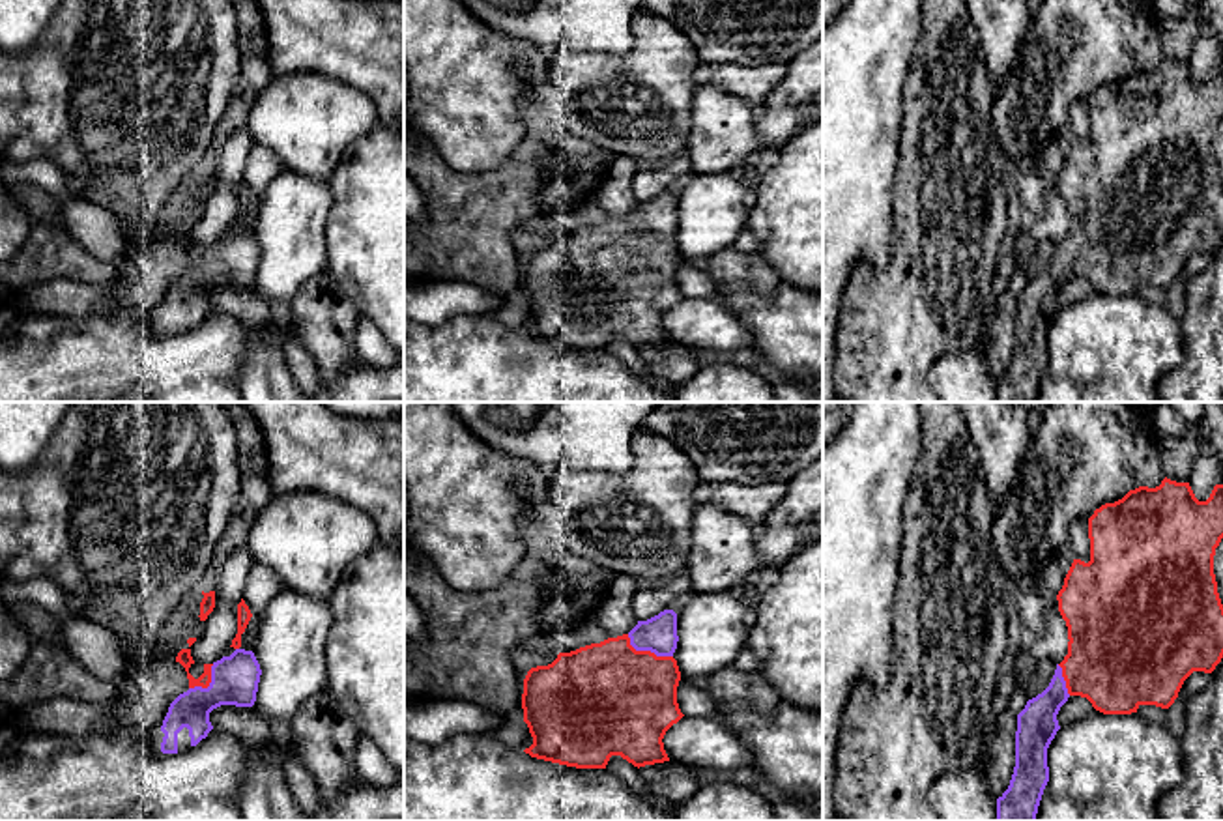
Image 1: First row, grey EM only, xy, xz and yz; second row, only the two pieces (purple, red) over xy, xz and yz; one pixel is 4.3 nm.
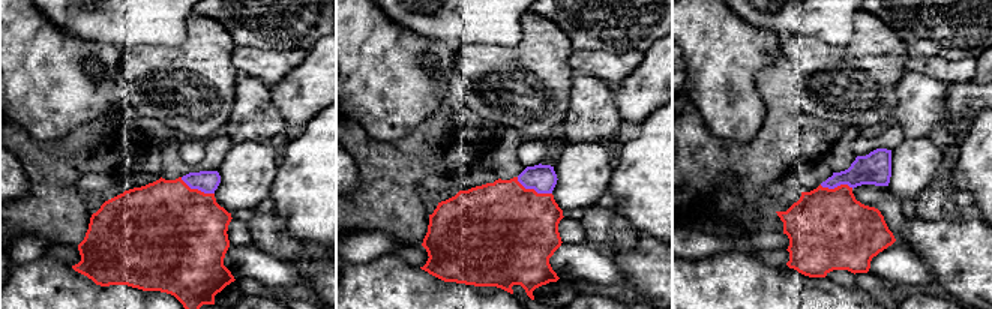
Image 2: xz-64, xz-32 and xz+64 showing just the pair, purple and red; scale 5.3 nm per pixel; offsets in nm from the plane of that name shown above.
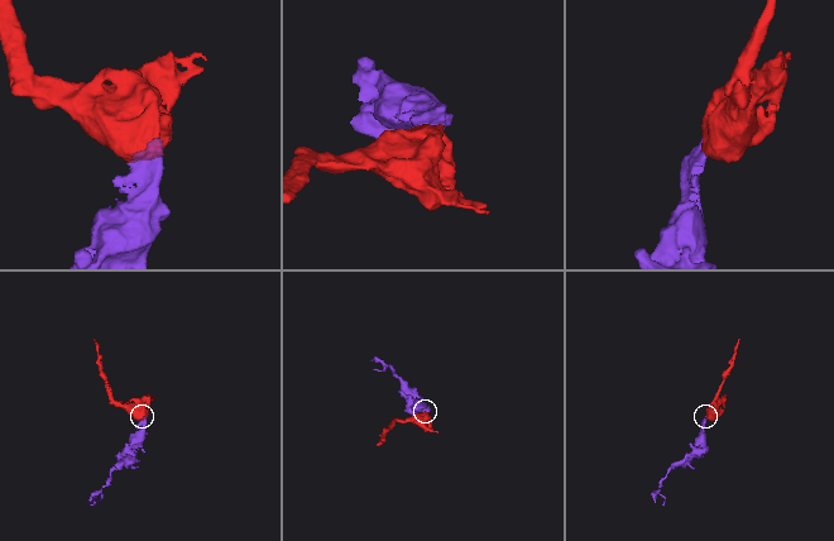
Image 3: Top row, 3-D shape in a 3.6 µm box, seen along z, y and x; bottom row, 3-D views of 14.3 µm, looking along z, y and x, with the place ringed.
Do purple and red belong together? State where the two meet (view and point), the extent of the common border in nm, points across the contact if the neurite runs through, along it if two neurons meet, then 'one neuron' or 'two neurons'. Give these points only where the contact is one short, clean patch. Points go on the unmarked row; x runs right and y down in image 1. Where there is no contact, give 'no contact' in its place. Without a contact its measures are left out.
xz (647, 230) | 220 nm | across xz (659, 216), (647, 230), (633, 268), (619, 281) | one neuron

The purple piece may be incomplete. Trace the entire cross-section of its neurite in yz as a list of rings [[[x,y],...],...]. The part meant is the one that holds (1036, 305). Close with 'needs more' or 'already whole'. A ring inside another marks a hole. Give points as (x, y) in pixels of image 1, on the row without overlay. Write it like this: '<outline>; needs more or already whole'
[[[1167,58],[1156,69],[1139,67],[1135,71],[1129,71],[1122,80],[1115,84],[1105,84],[1094,92],[1094,95],[1088,99],[1088,120],[1090,142],[1085,144],[1081,140],[1073,140],[1064,159],[1064,166],[1057,176],[1058,193],[1068,208],[1068,236],[1060,245],[1057,245],[1049,267],[1036,279],[1029,281],[1025,290],[1017,295],[1015,348],[1008,370],[997,380],[997,402],[1036,402],[1038,387],[1043,370],[1049,363],[1047,329],[1055,320],[1057,312],[1060,310],[1057,295],[1070,277],[1086,279],[1092,288],[1103,295],[1131,295],[1137,294],[1141,286],[1156,286],[1161,290],[1169,290],[1178,279],[1184,262],[1193,252],[1212,254],[1223,239],[1223,185],[1217,174],[1217,163],[1214,155],[1216,129],[1223,120],[1223,65],[1216,65],[1206,82],[1199,82],[1195,79],[1189,64],[1176,64]]]; needs more

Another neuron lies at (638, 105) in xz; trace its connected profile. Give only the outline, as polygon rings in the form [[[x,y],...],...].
[[[640,9],[632,17],[634,47],[623,56],[561,49],[550,58],[548,80],[567,95],[565,129],[610,155],[638,161],[668,163],[684,153],[692,129],[692,103],[699,84],[694,71],[699,64],[696,47],[671,22]]]

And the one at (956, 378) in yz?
[[[980,348],[935,361],[928,383],[941,402],[997,402],[997,382]]]

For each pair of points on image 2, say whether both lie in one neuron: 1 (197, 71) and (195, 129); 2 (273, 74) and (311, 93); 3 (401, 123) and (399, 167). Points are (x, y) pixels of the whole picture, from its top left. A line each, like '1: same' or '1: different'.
1: same
2: different
3: different

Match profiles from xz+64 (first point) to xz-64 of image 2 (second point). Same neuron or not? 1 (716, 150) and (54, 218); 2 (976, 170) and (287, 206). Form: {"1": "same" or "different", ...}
{"1": "same", "2": "same"}

